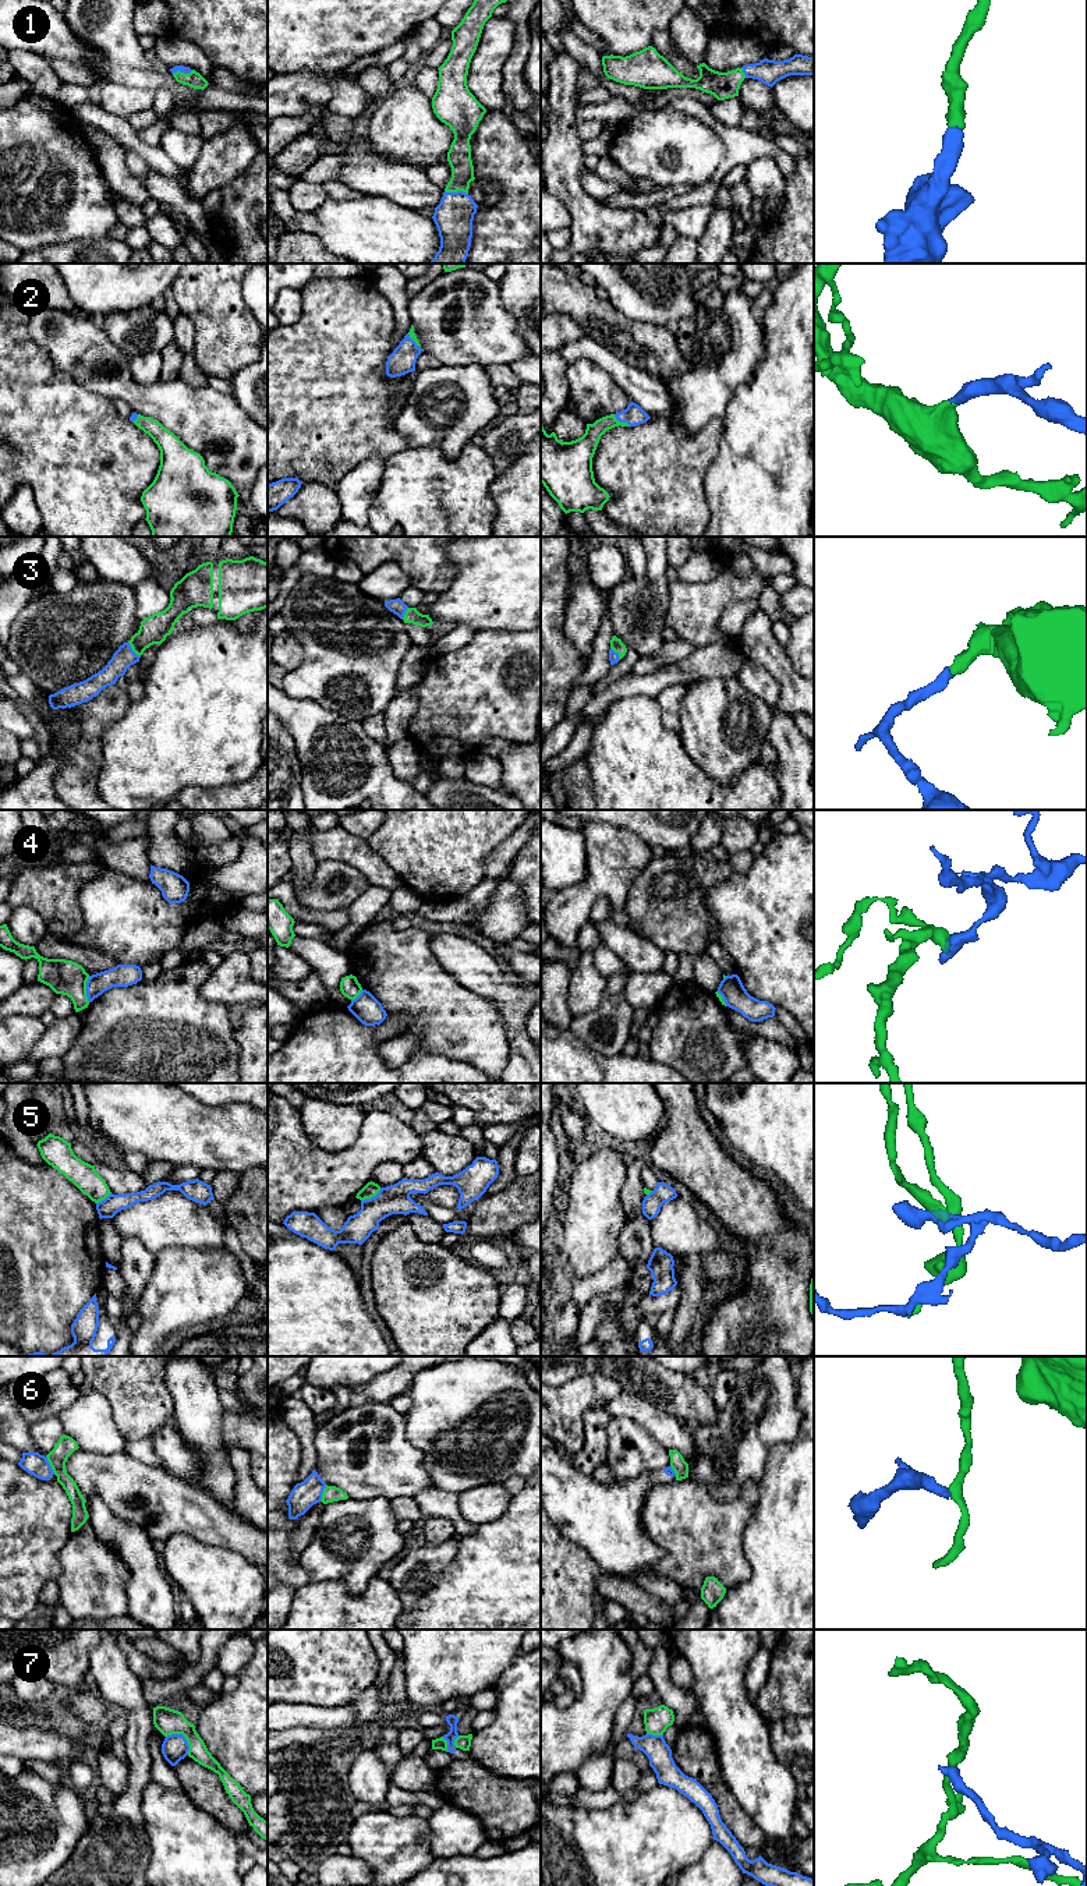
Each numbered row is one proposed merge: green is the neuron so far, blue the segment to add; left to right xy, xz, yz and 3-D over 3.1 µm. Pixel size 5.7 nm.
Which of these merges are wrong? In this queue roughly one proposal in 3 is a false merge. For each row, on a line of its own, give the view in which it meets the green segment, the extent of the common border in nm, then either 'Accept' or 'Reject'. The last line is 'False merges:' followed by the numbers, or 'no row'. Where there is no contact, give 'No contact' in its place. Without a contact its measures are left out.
1: Touches green in xz. Shared border 140 nm. Accept
2: Touches green in yz. Shared border 120 nm. Accept
3: Touches green in xy. Shared border 120 nm. Accept
4: Touches green in xy. Shared border 150 nm. Reject
5: Touches green in xz. Shared border 140 nm. Reject
6: Touches green in xy. Shared border 120 nm. Reject
7: Touches green in xy. Shared border 170 nm. Reject
False merges: 4, 5, 6, 7

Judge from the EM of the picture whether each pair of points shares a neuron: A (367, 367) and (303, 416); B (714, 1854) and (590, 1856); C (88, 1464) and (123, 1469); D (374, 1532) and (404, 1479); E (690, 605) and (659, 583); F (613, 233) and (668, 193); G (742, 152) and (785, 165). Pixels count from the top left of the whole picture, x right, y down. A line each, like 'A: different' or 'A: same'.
A: same
B: different
C: same
D: different
E: different
F: different
G: same

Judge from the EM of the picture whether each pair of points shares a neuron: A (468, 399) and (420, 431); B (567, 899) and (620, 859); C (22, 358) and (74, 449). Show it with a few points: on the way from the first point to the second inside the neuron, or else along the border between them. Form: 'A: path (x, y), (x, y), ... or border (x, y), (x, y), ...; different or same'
A: path (456, 402), (432, 418); same
B: path (580, 898), (608, 871); same
C: path (22, 381), (22, 397), (52, 427); same

